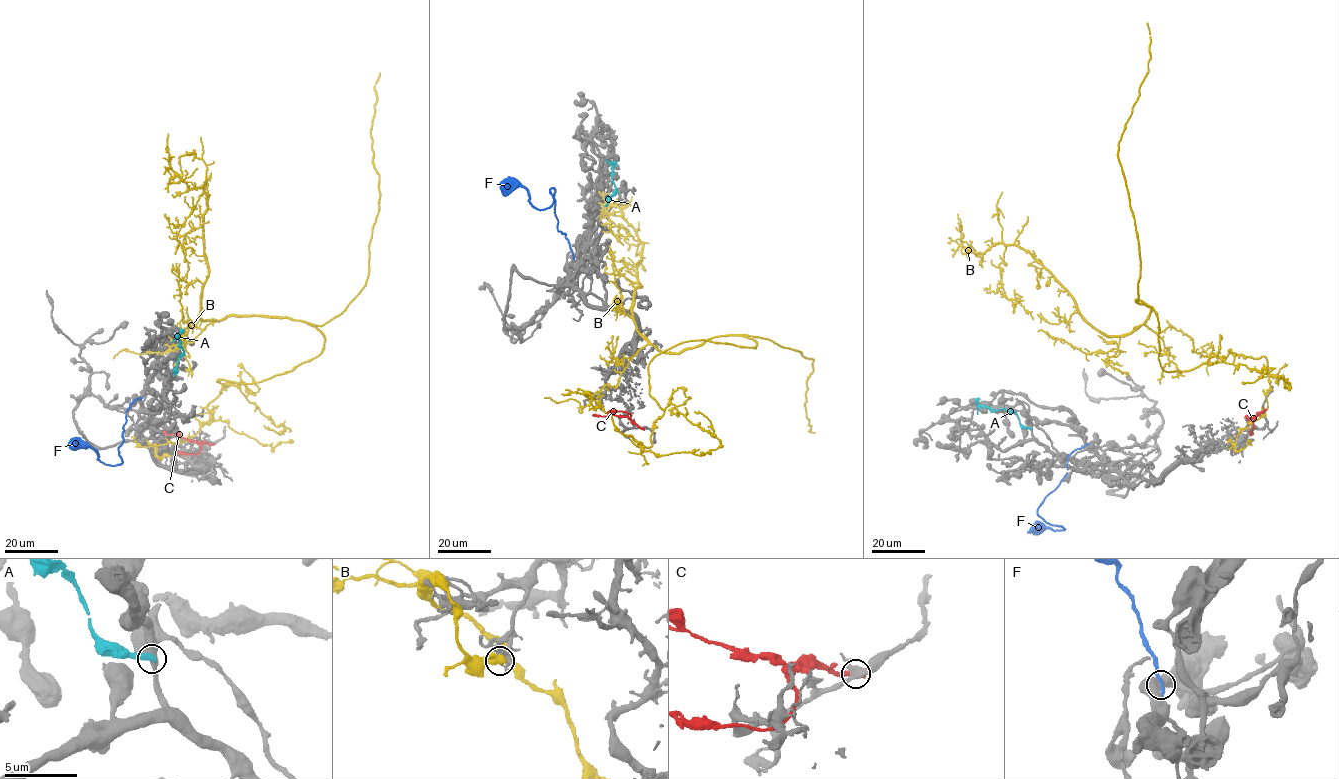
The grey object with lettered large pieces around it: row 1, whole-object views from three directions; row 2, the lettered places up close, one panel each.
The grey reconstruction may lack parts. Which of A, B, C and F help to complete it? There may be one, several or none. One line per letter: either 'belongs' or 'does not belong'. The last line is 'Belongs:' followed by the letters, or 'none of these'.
A: does not belong
B: does not belong
C: does not belong
F: does not belong
Belongs: none of these

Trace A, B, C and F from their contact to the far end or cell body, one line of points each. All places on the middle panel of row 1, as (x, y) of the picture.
A: (605, 205), (616, 188), (611, 165), (605, 160)
B: (599, 407), (648, 448), (655, 356), (756, 344), (639, 332), (643, 244), (604, 213), (632, 196)
C: (642, 427), (628, 417), (592, 415)
F: (573, 256), (565, 234), (557, 230), (555, 190), (550, 190), (553, 202), (537, 209), (524, 188), (501, 189)

